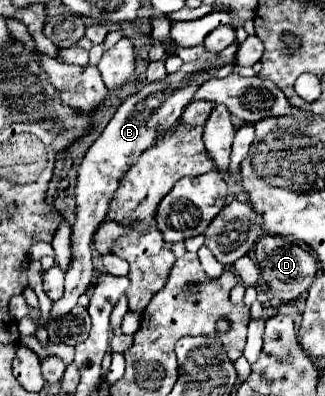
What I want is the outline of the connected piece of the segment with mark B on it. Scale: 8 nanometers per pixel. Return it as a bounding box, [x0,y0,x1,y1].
[51,43,239,319]

